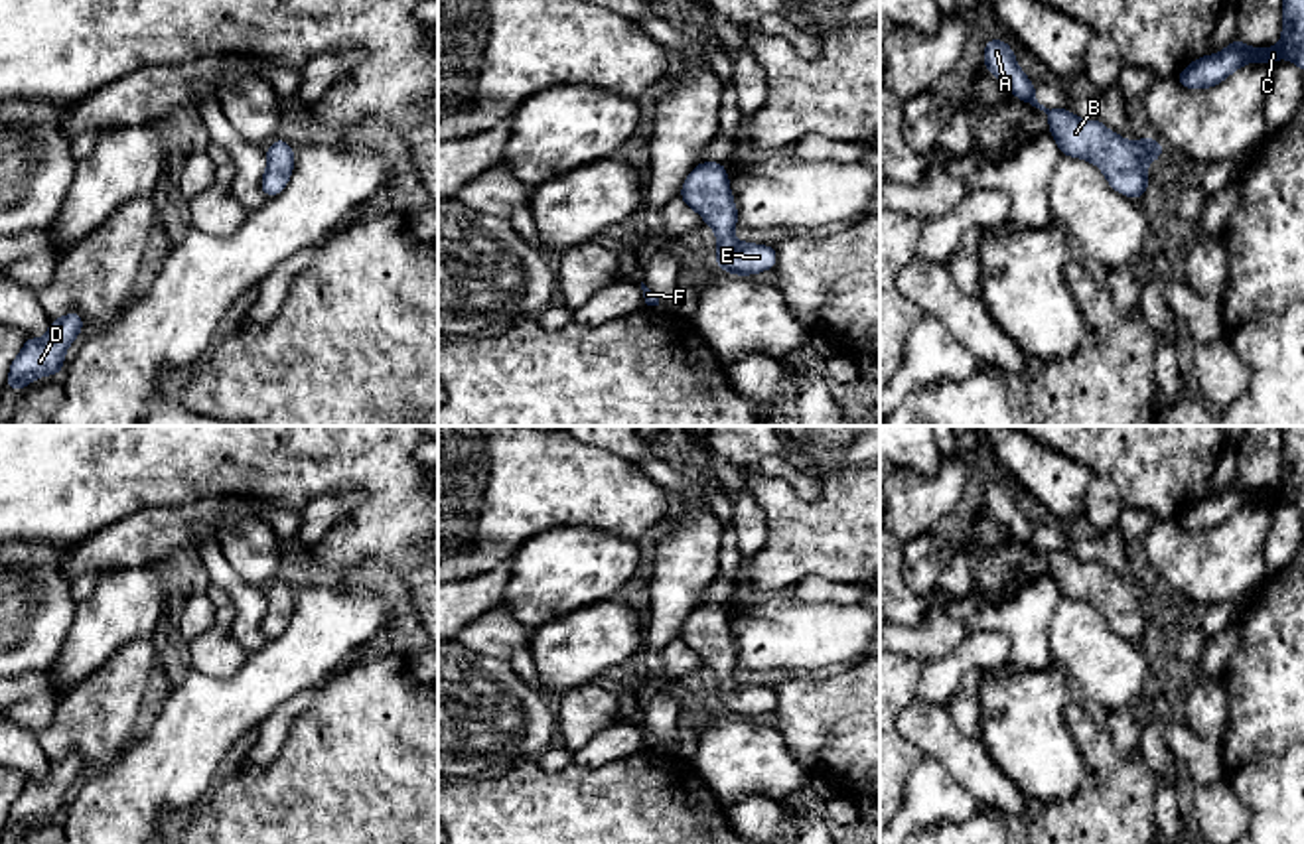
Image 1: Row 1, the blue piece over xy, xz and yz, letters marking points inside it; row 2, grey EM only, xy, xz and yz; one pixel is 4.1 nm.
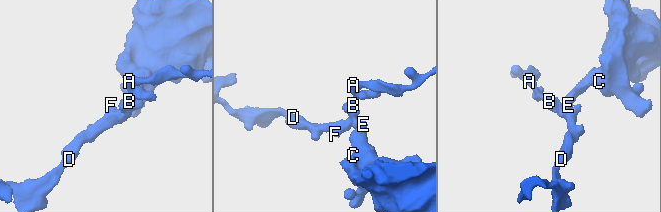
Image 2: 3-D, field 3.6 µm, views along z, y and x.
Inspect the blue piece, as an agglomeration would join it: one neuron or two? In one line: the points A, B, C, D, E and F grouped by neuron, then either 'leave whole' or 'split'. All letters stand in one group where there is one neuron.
A B C D E F | leave whole

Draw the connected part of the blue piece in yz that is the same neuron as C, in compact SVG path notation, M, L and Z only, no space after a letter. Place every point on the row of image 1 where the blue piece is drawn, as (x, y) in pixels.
M1282 0L1282 4L1282 37L1276 47L1253 49L1233 39L1217 55L1201 55L1174 79L1186 89L1209 89L1251 61L1272 63L1282 57L1294 61L1304 73L1304 0Z

